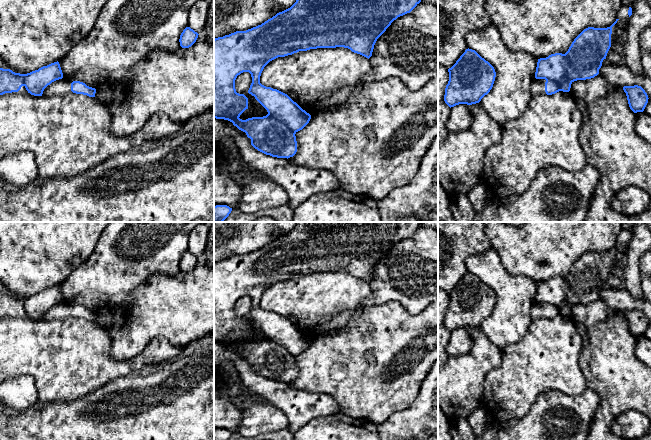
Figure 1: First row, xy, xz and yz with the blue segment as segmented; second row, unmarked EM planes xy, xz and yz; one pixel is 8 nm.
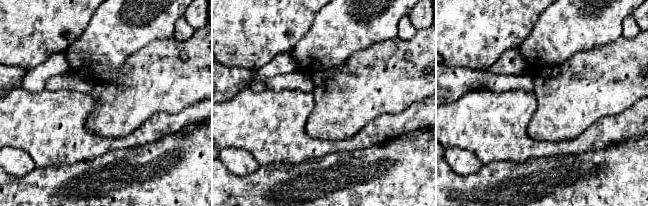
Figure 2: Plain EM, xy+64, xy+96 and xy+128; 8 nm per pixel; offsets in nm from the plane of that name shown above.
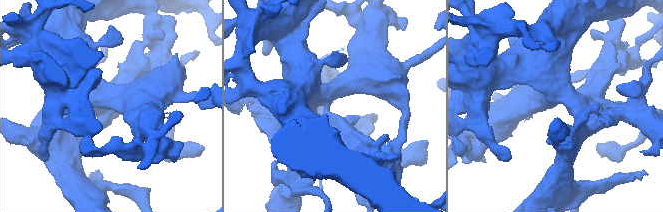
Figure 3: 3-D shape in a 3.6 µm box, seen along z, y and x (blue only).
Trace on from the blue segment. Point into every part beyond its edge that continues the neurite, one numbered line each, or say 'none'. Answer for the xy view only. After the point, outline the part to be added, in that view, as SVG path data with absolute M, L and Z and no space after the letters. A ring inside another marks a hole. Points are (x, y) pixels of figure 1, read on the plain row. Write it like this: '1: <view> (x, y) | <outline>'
1: xy (60, 311) | M64 302L56 304L44 313L42 320L62 320L71 317L72 306Z

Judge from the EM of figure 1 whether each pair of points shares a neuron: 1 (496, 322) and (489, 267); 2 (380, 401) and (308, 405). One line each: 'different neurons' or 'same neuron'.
1: same neuron
2: different neurons

